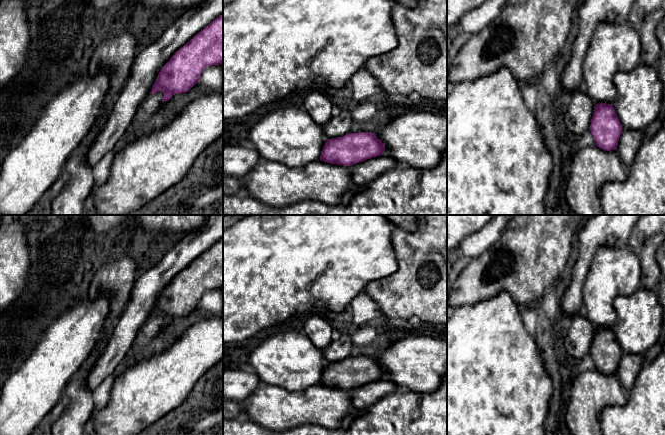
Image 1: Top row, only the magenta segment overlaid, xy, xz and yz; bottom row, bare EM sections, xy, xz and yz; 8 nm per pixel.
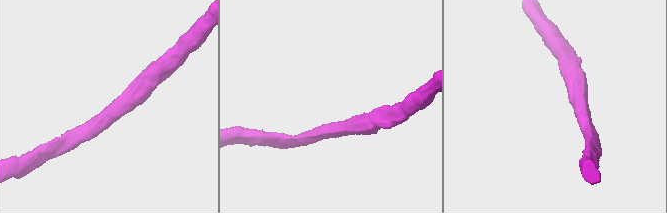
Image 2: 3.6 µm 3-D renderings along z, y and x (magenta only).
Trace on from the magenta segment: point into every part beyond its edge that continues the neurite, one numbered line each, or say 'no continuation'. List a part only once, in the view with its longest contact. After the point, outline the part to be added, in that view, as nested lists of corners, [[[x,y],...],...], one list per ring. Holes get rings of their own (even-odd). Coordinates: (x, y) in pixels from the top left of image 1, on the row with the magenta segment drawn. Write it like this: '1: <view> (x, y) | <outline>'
1: xy (148, 62) | [[[204,0],[200,5],[186,9],[183,15],[165,29],[158,39],[150,41],[145,49],[137,52],[123,89],[113,102],[102,128],[90,145],[86,159],[91,167],[98,163],[107,152],[118,148],[118,143],[133,123],[140,104],[150,95],[162,67],[181,47],[222,14],[223,0]]]

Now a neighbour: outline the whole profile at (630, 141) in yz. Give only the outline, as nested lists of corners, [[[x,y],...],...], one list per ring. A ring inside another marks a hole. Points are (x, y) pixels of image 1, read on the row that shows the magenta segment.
[[[622,129],[616,150],[605,151],[596,145],[577,148],[574,152],[570,177],[567,180],[565,199],[576,215],[603,215],[600,191],[605,183],[624,181],[642,144],[644,132]]]

